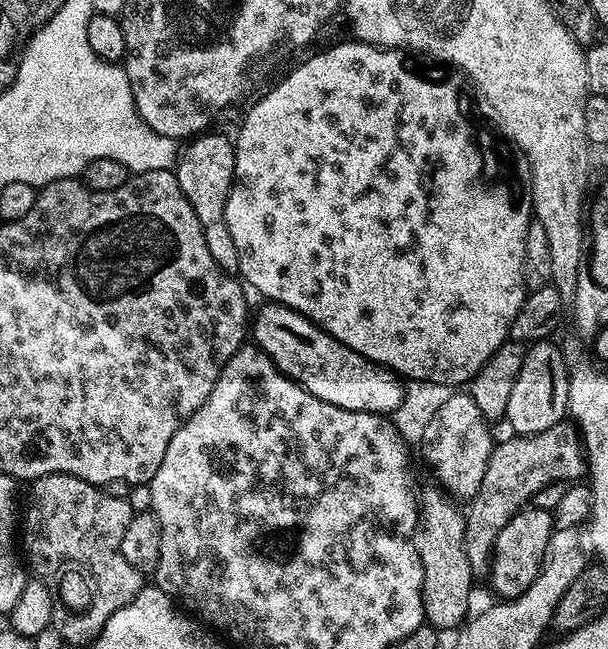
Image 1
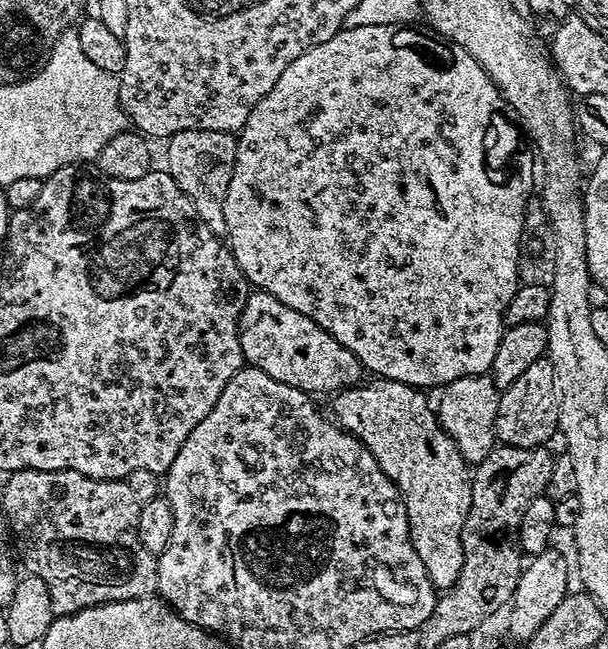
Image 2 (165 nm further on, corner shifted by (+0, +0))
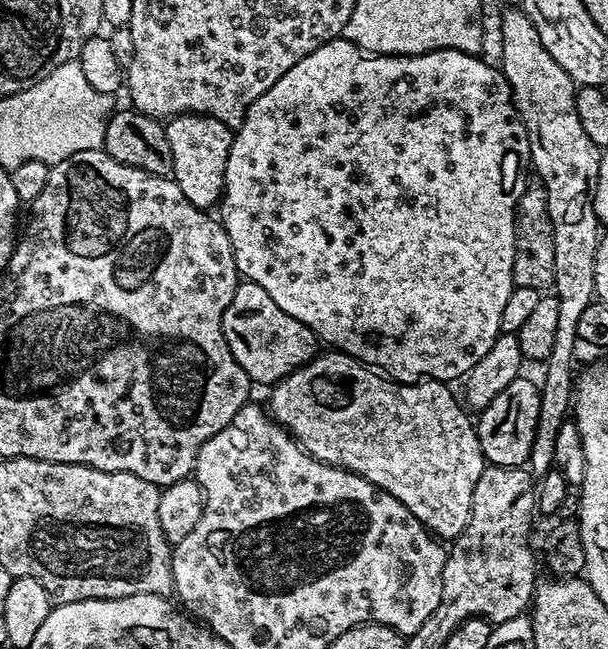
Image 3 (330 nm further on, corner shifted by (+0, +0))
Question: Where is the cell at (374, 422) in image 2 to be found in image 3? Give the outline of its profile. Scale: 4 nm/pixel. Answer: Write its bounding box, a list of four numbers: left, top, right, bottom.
[271,351,486,542]

